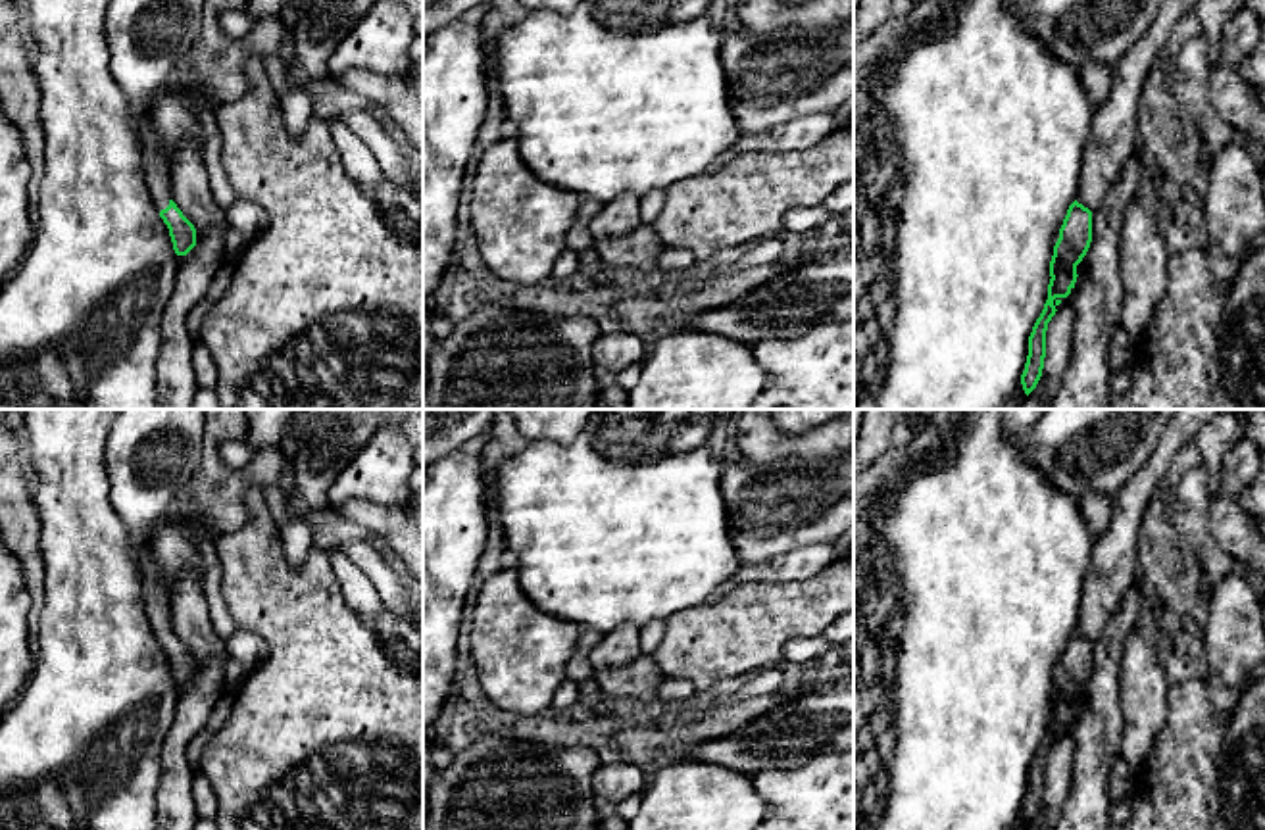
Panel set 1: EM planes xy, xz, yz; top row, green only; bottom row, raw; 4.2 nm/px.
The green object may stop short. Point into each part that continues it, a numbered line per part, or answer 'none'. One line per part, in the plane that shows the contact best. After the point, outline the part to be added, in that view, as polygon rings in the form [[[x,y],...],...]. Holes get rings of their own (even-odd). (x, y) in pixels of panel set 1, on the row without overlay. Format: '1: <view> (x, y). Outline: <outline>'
1: xy (156, 602). Outline: [[[150,530],[140,536],[135,536],[135,555],[136,555],[136,565],[140,569],[146,615],[152,624],[156,640],[161,642],[169,636],[171,630],[169,599],[167,592],[161,586],[161,573],[156,561],[152,559],[150,551],[144,548]]]

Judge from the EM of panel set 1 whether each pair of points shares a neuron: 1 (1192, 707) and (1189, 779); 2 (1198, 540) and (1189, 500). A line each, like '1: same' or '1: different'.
1: same
2: same

